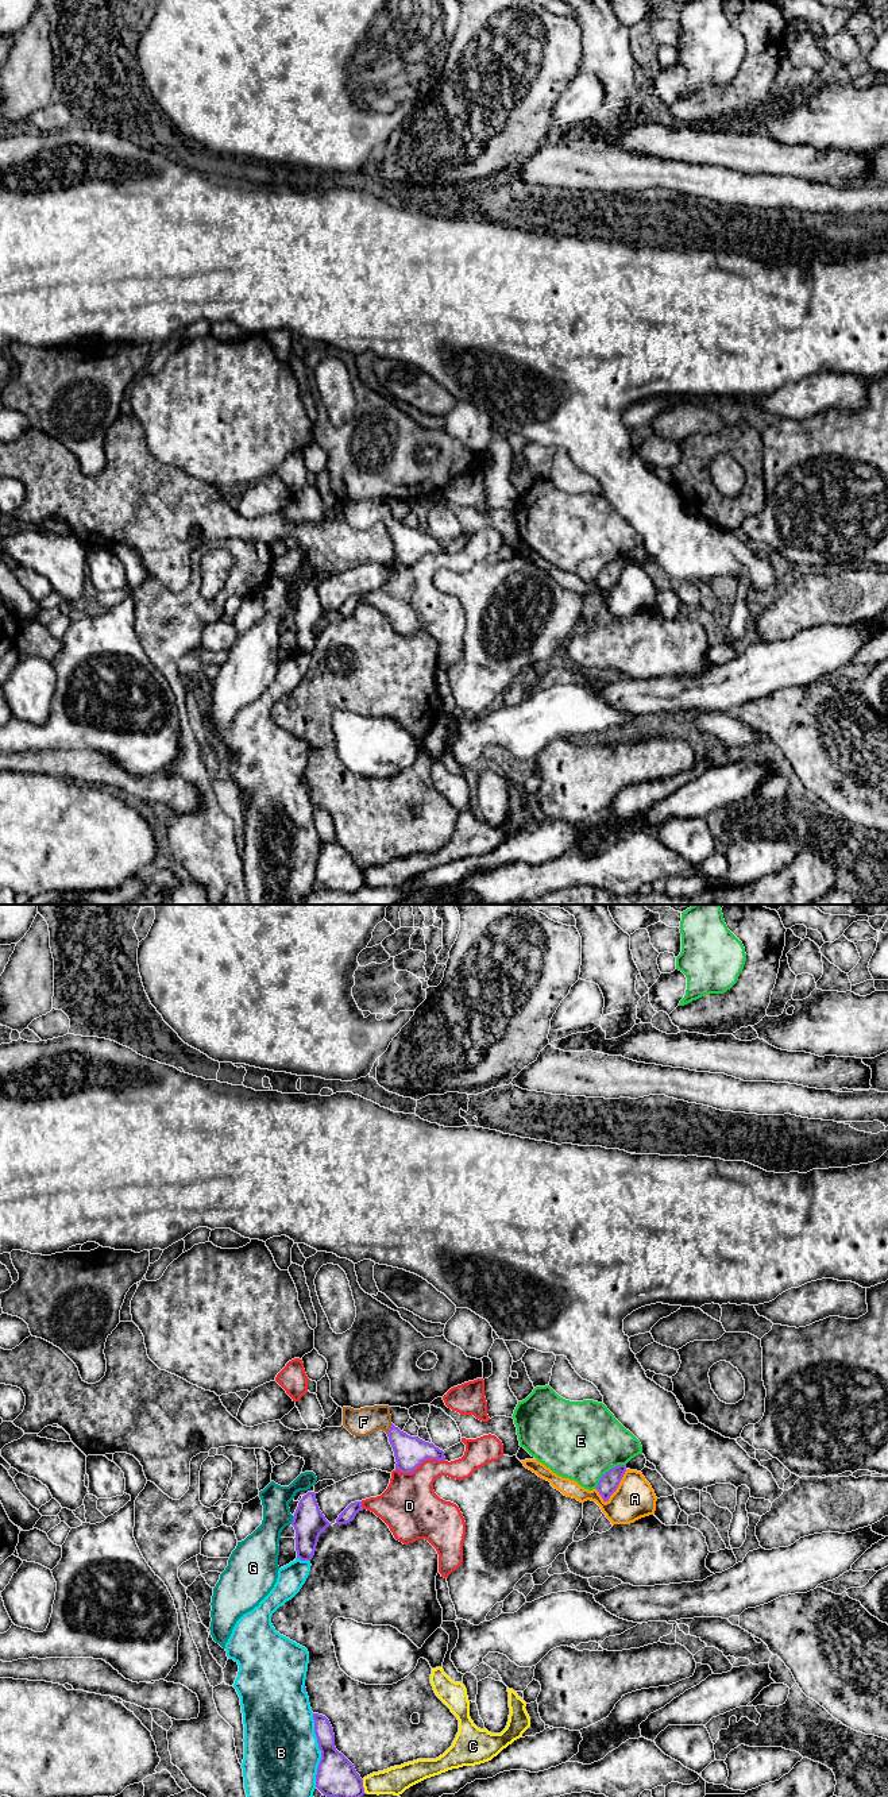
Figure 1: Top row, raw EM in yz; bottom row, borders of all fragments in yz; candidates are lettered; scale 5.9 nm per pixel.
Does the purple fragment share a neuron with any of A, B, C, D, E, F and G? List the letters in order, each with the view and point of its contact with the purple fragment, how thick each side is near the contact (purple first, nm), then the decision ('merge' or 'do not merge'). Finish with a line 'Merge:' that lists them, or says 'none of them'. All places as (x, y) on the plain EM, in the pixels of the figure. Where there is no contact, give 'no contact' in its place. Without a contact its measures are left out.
A: contact yz (617, 579); calibres 120 and 240 nm; do not merge
B: contact yz (315, 825); calibres 190 and 440 nm; do not merge
C: contact yz (362, 879); calibres 240 and 160 nm; do not merge
D: contact yz (420, 556); calibres 190 and 340 nm; do not merge
E: contact yz (609, 563); calibres 120 and 480 nm; do not merge
F: contact yz (390, 521); calibres 190 and 160 nm; merge
G: contact yz (293, 613); calibres 190 and 200 nm; do not merge
Merge: F

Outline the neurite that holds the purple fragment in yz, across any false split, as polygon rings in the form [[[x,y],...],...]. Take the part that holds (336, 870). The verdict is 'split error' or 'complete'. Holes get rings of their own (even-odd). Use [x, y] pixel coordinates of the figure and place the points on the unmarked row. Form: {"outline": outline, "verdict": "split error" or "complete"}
{"outline": [[[313,806],[314,826],[321,852],[316,867],[316,880],[327,890],[337,892],[356,892],[364,886],[363,872],[354,857],[336,842],[335,826],[329,813]]], "verdict": "complete"}

